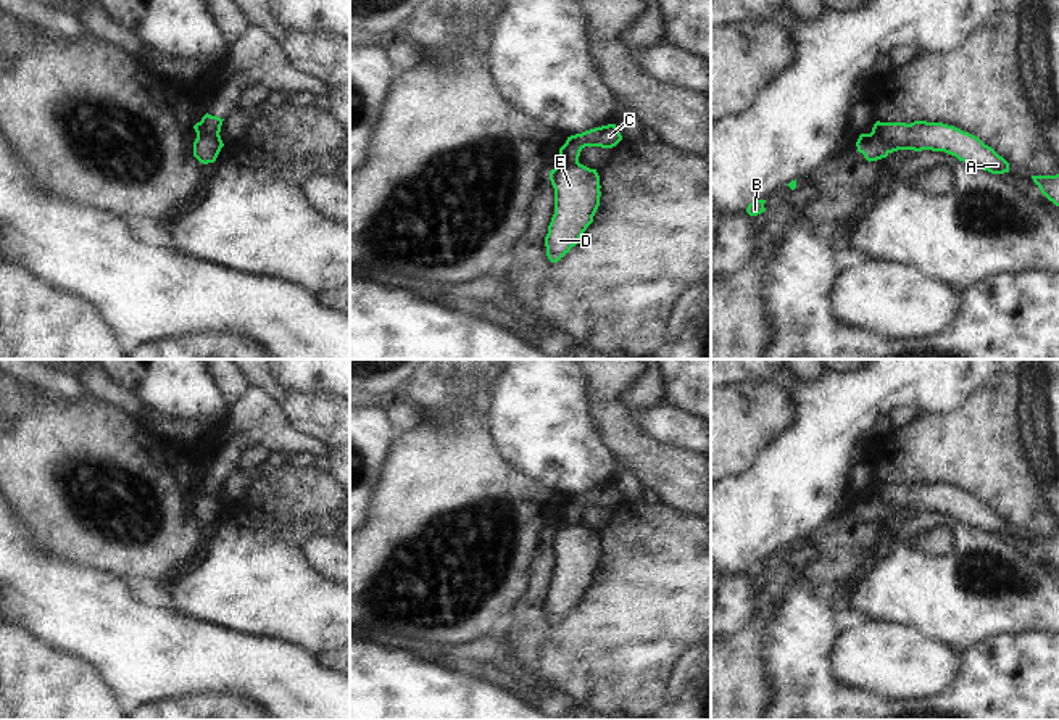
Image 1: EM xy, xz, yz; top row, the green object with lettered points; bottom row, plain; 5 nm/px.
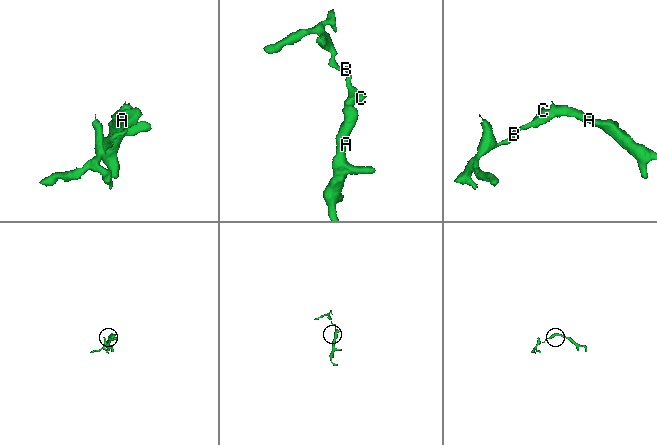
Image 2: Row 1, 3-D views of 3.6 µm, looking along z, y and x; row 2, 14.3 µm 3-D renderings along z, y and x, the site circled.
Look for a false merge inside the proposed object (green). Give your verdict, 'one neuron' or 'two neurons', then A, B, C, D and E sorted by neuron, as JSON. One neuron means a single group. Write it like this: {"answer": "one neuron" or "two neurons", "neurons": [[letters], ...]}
{"answer": "two neurons", "neurons": [["A", "D", "E"], ["B", "C"]]}

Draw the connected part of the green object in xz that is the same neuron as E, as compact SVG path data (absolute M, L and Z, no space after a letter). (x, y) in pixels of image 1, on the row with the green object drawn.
M558 163L550 172L554 188L554 214L545 237L546 256L558 263L577 245L600 206L601 185L596 169L577 163Z

